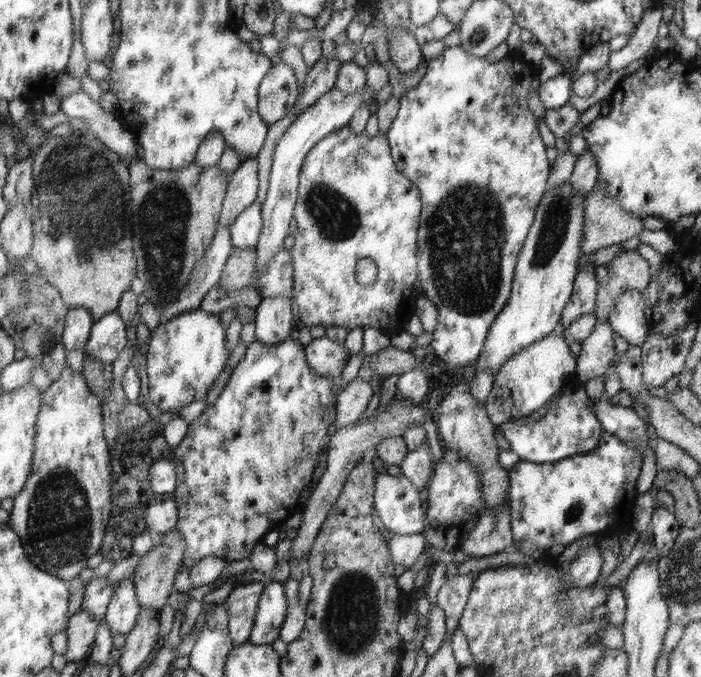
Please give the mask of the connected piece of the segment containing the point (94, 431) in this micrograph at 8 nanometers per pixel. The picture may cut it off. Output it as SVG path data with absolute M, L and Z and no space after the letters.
M66 367L60 379L44 392L40 417L37 421L36 453L33 455L33 474L25 488L13 498L9 524L21 535L29 558L42 570L70 581L80 576L90 557L98 554L104 530L110 518L110 458L108 442L102 434L103 404L89 390L85 375Z

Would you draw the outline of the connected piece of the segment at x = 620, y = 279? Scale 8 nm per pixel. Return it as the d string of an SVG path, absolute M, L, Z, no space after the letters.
M637 249L616 254L606 266L608 280L603 281L597 290L597 308L594 310L597 321L605 322L612 311L614 299L622 293L622 289L644 291L653 279L648 260Z

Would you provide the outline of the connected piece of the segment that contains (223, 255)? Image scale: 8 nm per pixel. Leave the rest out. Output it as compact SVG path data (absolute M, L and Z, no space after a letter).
M224 225L217 229L208 252L204 258L201 258L197 268L193 270L193 274L188 280L189 284L182 288L176 302L161 312L159 324L170 321L180 313L198 309L208 291L219 284L224 265L233 250L234 245L232 245L229 226Z

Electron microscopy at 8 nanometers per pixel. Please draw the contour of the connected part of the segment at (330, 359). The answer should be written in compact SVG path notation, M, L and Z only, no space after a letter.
M314 338L306 345L306 358L314 372L330 379L339 380L343 374L344 362L349 358L344 343L327 338Z

